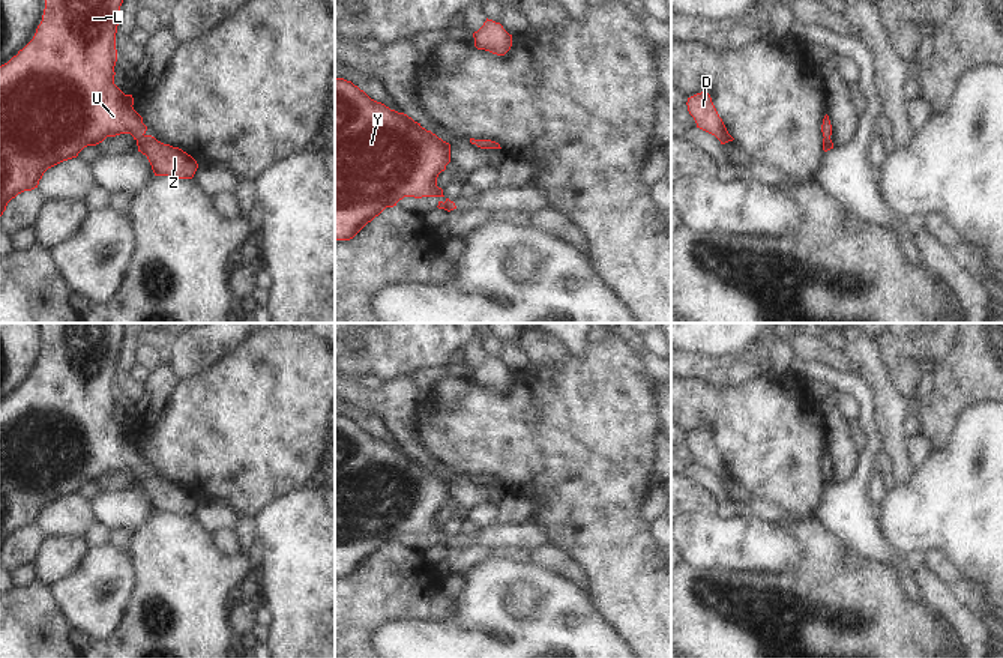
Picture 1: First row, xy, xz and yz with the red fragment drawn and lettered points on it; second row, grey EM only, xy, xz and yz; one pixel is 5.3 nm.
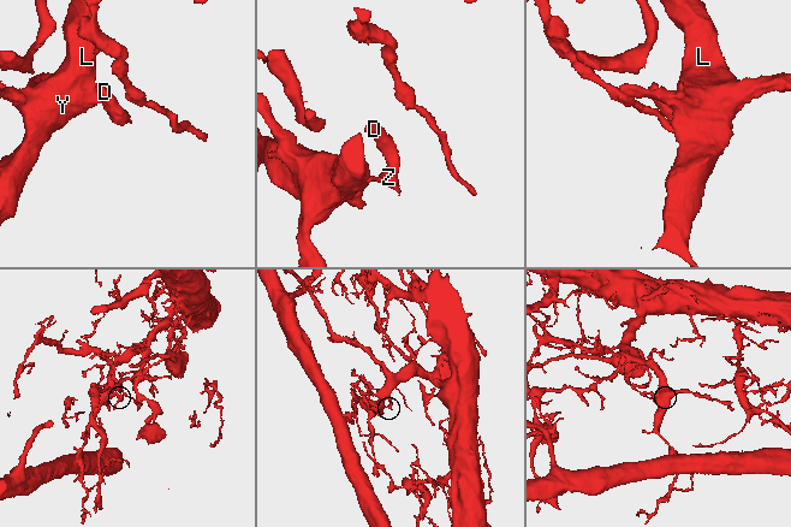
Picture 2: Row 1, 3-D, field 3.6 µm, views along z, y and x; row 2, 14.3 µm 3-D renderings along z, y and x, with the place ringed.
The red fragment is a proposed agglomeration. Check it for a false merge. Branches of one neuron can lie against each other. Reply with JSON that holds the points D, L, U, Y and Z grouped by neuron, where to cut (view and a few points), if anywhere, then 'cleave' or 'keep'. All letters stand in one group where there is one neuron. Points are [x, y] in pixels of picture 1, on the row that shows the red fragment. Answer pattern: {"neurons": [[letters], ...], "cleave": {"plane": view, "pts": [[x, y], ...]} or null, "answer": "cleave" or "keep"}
{"neurons": [["D", "L", "U", "Y", "Z"]], "cleave": null, "answer": "keep"}

